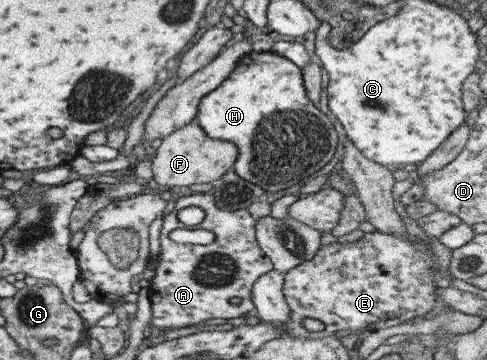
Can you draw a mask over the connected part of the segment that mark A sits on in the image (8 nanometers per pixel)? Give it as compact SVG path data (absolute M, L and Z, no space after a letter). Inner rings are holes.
M190 194L188 196L183 196L183 195L178 195L176 200L174 200L174 202L172 202L170 204L170 207L168 208L168 211L164 214L164 216L162 217L162 224L161 224L161 228L160 228L160 234L159 234L159 255L158 255L158 263L156 268L153 270L153 272L151 274L148 275L148 280L150 282L148 288L148 300L150 301L150 311L151 311L151 319L150 319L150 323L152 323L155 326L155 332L156 331L156 327L172 327L172 328L181 328L181 327L189 327L189 325L193 325L193 323L201 323L201 321L205 321L206 319L231 319L232 317L237 317L237 316L242 316L242 315L249 315L253 312L254 309L254 305L251 303L250 300L250 291L252 288L252 283L260 276L263 274L266 274L269 270L272 269L272 263L271 260L268 260L267 257L263 256L263 252L261 252L261 248L259 248L259 246L257 246L257 240L255 240L255 228L254 228L254 217L246 210L246 209L235 209L235 211L223 211L223 209L219 209L219 207L216 206L216 203L214 202L214 197L212 196L212 194ZM190 205L194 205L195 207L200 207L203 210L204 213L204 217L201 220L200 223L193 225L193 226L185 226L183 223L179 222L179 220L177 220L177 218L175 217L175 214L177 211L179 211L179 209L183 209L183 207L189 207ZM173 229L207 229L207 231L211 231L211 233L213 233L215 239L213 240L212 243L209 243L209 245L190 245L189 243L184 244L183 243L174 243L173 241L171 241L171 239L169 239L169 237L167 236L167 233L169 233L170 231L173 231ZM231 297L239 297L239 299L241 299L241 301L239 301L239 303L237 304L231 304L229 302L229 299L231 299Z

